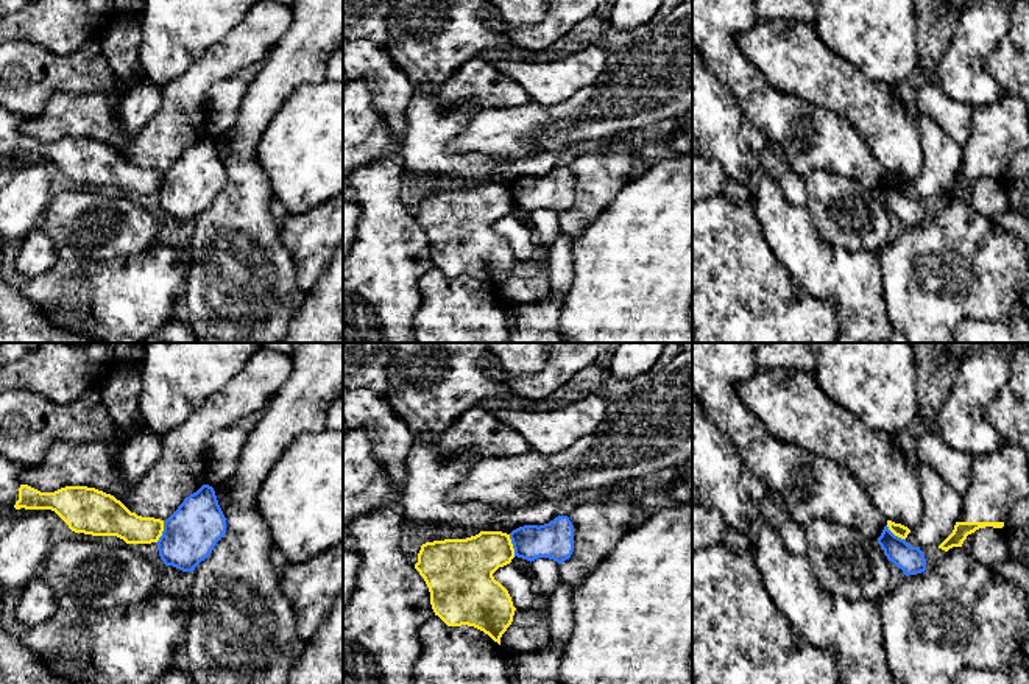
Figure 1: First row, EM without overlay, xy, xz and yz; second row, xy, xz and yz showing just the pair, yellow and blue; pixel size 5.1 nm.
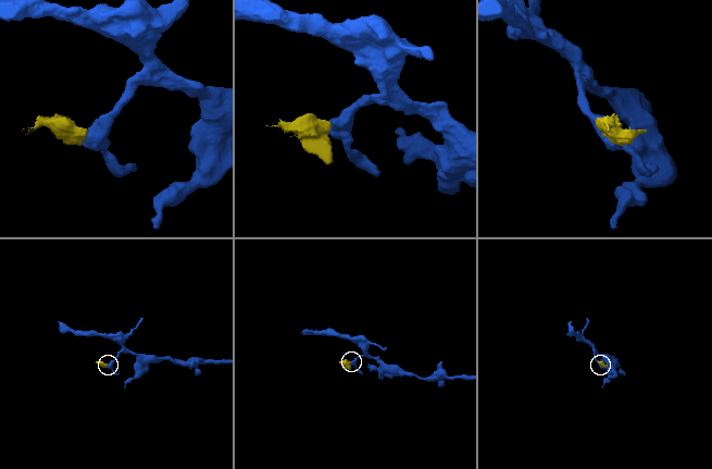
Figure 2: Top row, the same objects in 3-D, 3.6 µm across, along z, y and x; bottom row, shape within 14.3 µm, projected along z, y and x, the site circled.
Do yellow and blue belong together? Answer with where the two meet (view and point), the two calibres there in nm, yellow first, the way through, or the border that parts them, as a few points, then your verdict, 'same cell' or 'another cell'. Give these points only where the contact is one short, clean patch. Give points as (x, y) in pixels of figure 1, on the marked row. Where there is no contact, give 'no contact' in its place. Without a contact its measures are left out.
contact xy (162, 530); calibres 170 and 280 nm; way xy (116, 519), (136, 530), (162, 530), (190, 533); same cell

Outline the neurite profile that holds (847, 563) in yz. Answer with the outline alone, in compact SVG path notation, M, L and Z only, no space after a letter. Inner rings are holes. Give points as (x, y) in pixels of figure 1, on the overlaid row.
M826 519L803 525L812 572L823 587L851 601L882 600L890 592L887 556L864 534Z

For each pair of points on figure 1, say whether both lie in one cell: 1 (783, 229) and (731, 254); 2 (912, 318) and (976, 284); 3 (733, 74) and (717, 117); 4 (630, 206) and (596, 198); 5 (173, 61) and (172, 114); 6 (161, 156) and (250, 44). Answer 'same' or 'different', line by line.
1: different
2: same
3: different
4: different
5: different
6: same

